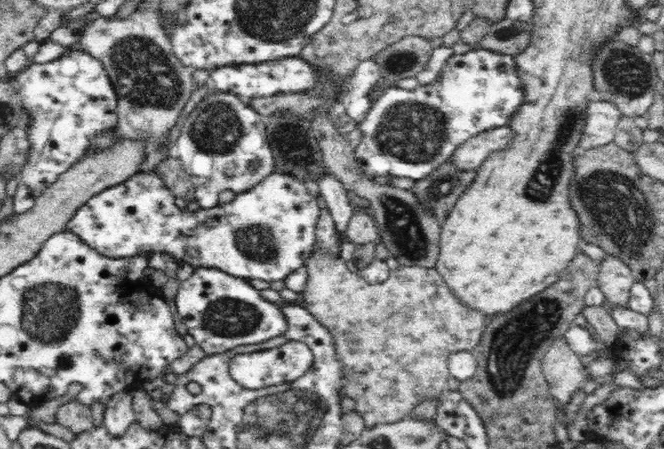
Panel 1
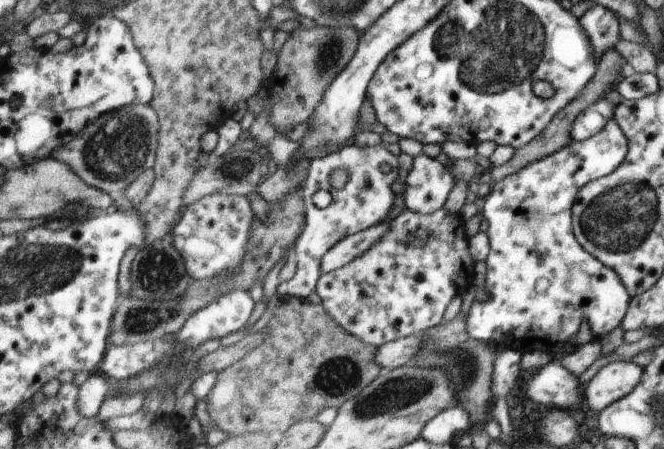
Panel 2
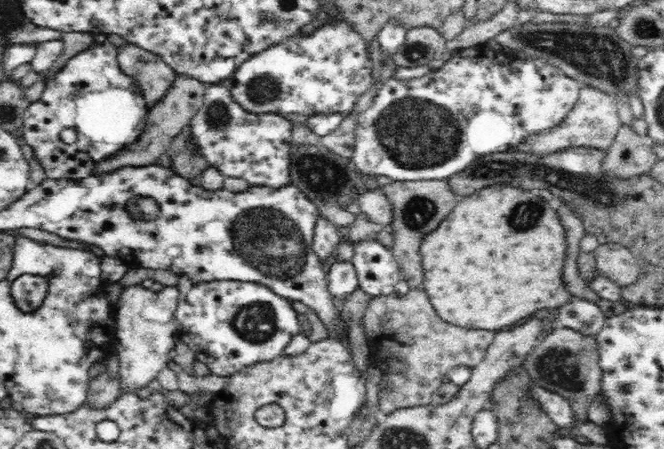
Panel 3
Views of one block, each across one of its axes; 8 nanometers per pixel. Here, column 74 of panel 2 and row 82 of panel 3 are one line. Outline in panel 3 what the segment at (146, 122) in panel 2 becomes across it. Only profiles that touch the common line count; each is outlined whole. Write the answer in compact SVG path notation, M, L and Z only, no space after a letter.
M127 44L119 48L118 61L124 73L142 85L148 103L154 106L164 96L176 74L158 56Z

